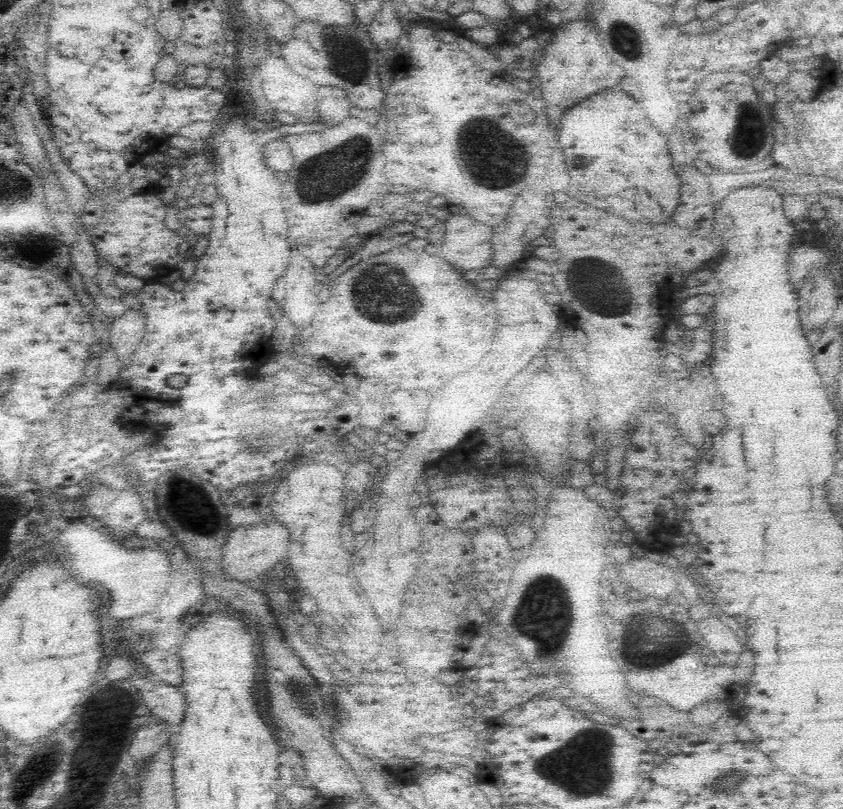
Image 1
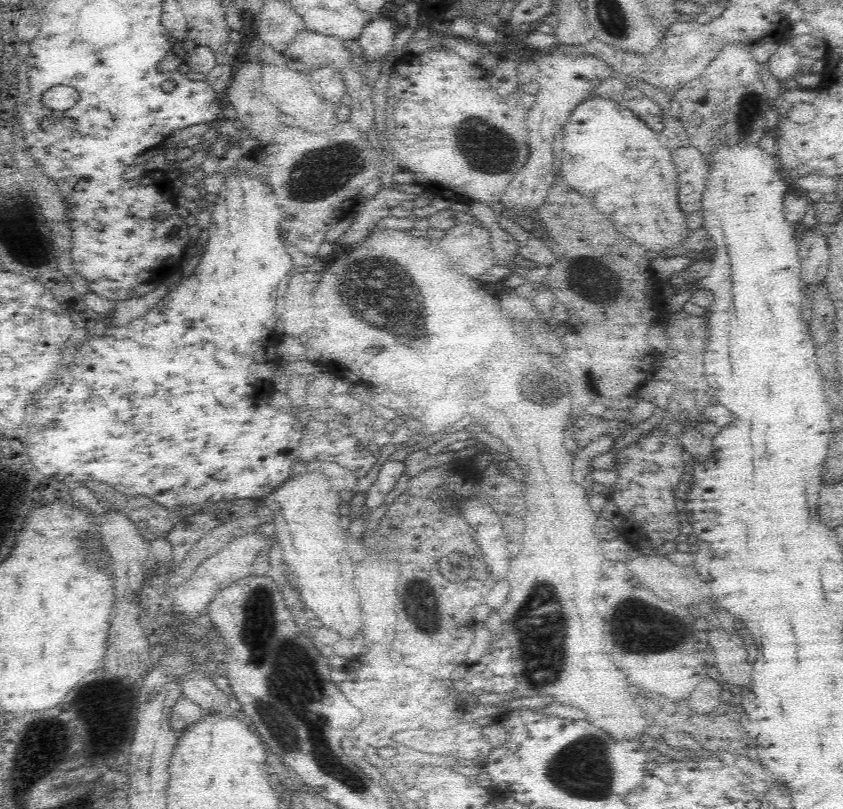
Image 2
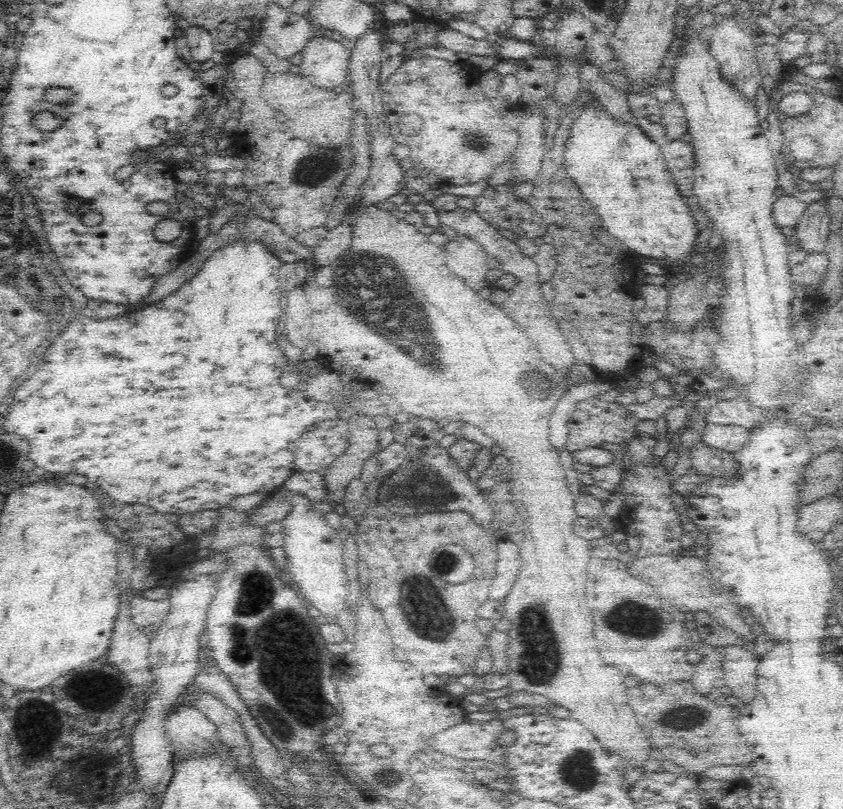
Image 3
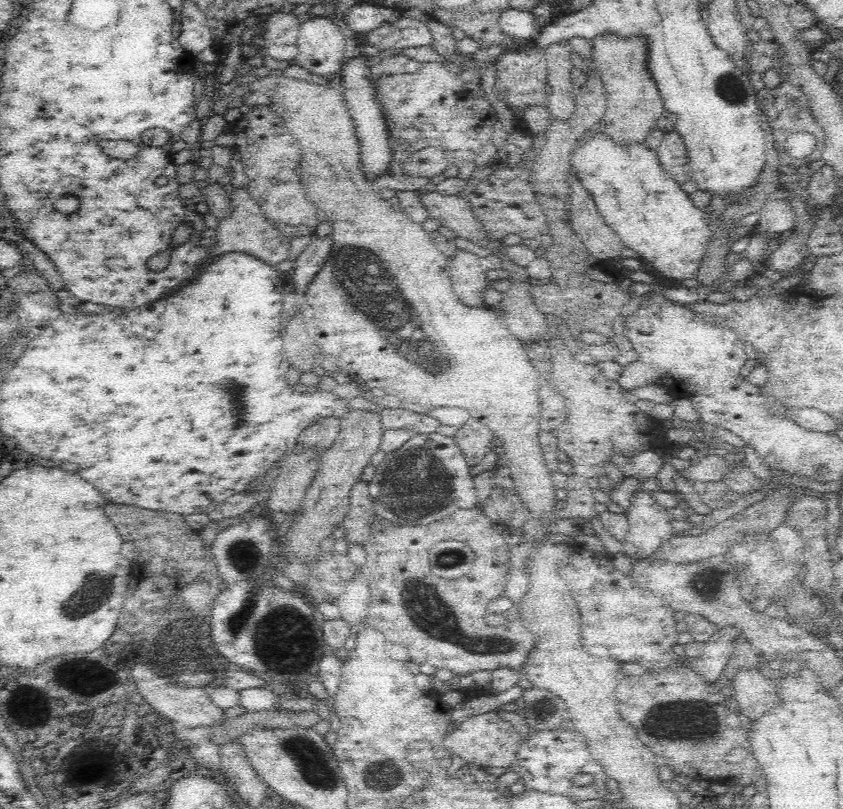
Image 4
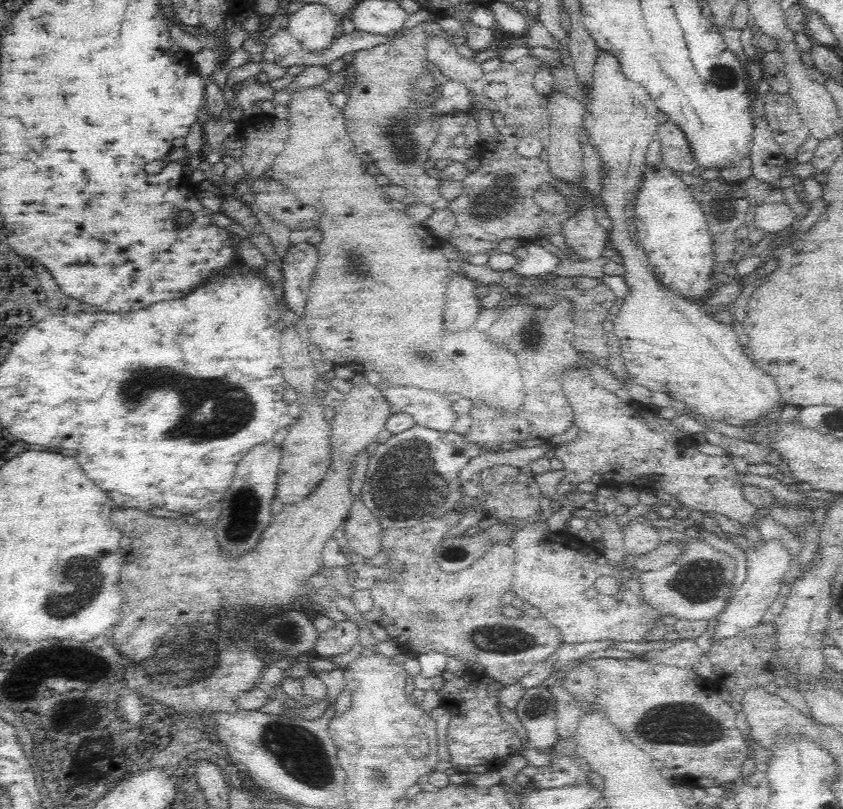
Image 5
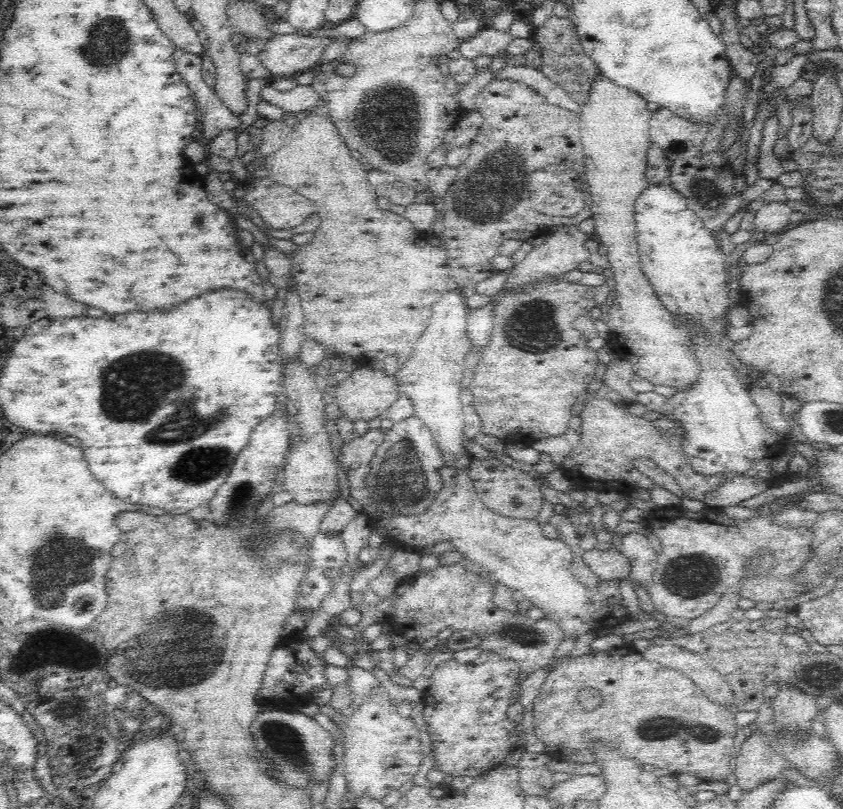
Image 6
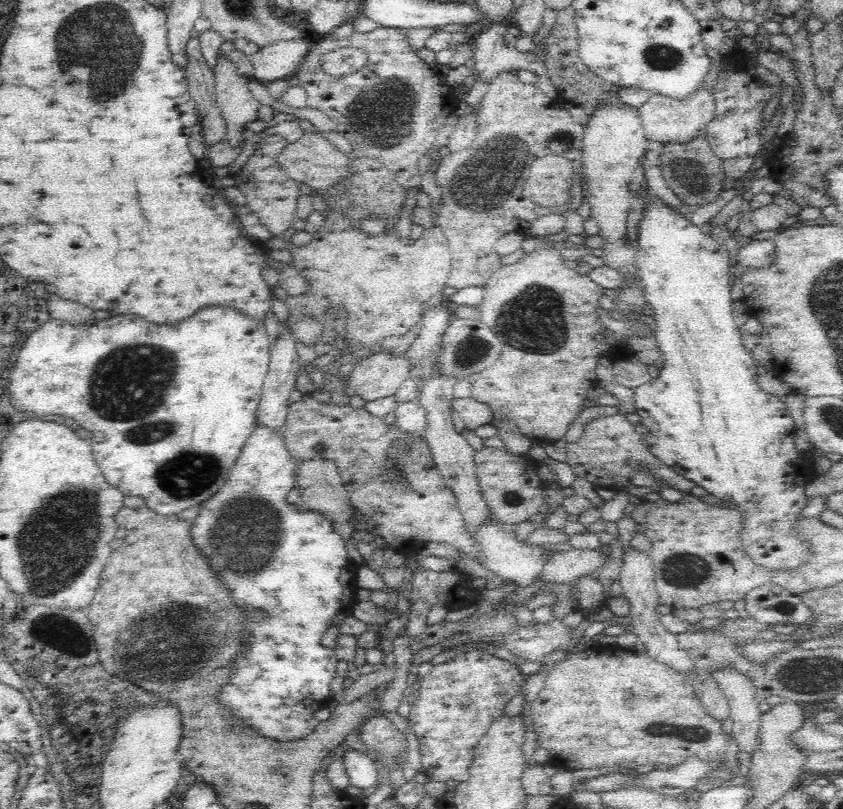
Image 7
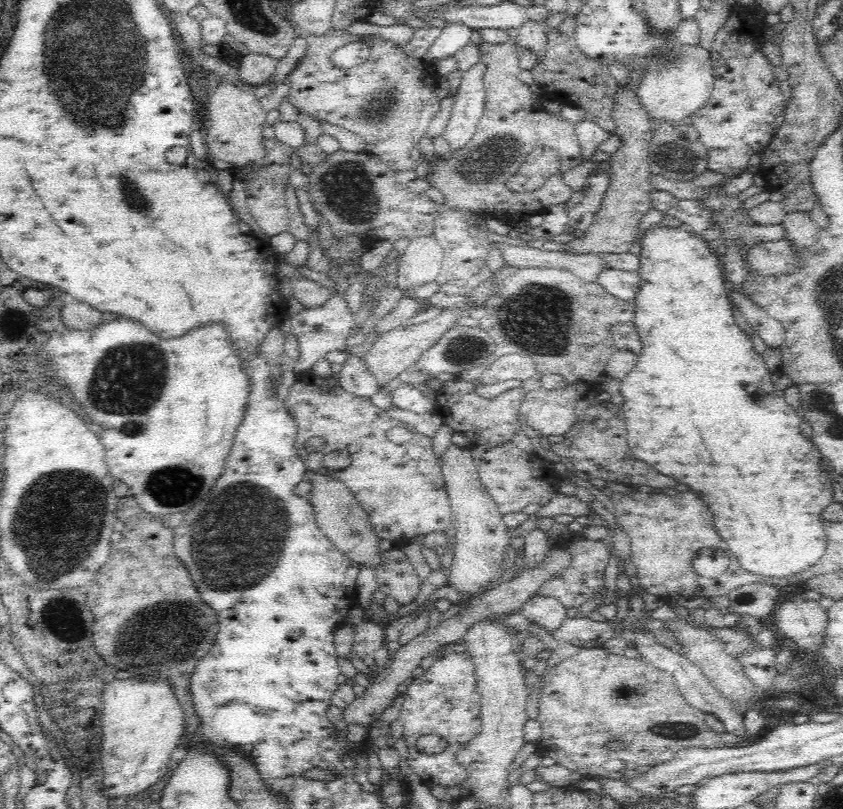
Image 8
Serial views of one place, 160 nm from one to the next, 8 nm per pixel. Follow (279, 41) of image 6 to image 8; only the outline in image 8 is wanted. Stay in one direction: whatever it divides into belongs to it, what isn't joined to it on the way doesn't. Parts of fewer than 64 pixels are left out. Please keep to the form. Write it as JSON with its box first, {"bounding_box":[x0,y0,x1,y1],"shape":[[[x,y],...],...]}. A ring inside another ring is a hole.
{"bounding_box":[237,52,279,85],"shape":[[[247,52],[241,58],[237,76],[249,85],[268,85],[273,82],[279,59],[265,54]]]}

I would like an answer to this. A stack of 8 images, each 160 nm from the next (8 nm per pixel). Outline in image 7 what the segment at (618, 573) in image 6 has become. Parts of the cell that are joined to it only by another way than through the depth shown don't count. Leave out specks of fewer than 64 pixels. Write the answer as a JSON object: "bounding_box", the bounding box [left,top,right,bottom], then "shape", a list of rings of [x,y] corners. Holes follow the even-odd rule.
{"bounding_box":[544,549,609,583],"shape":[[[578,549],[556,553],[545,564],[544,583],[574,583],[580,576],[596,575],[608,562],[609,555],[599,549]]]}

